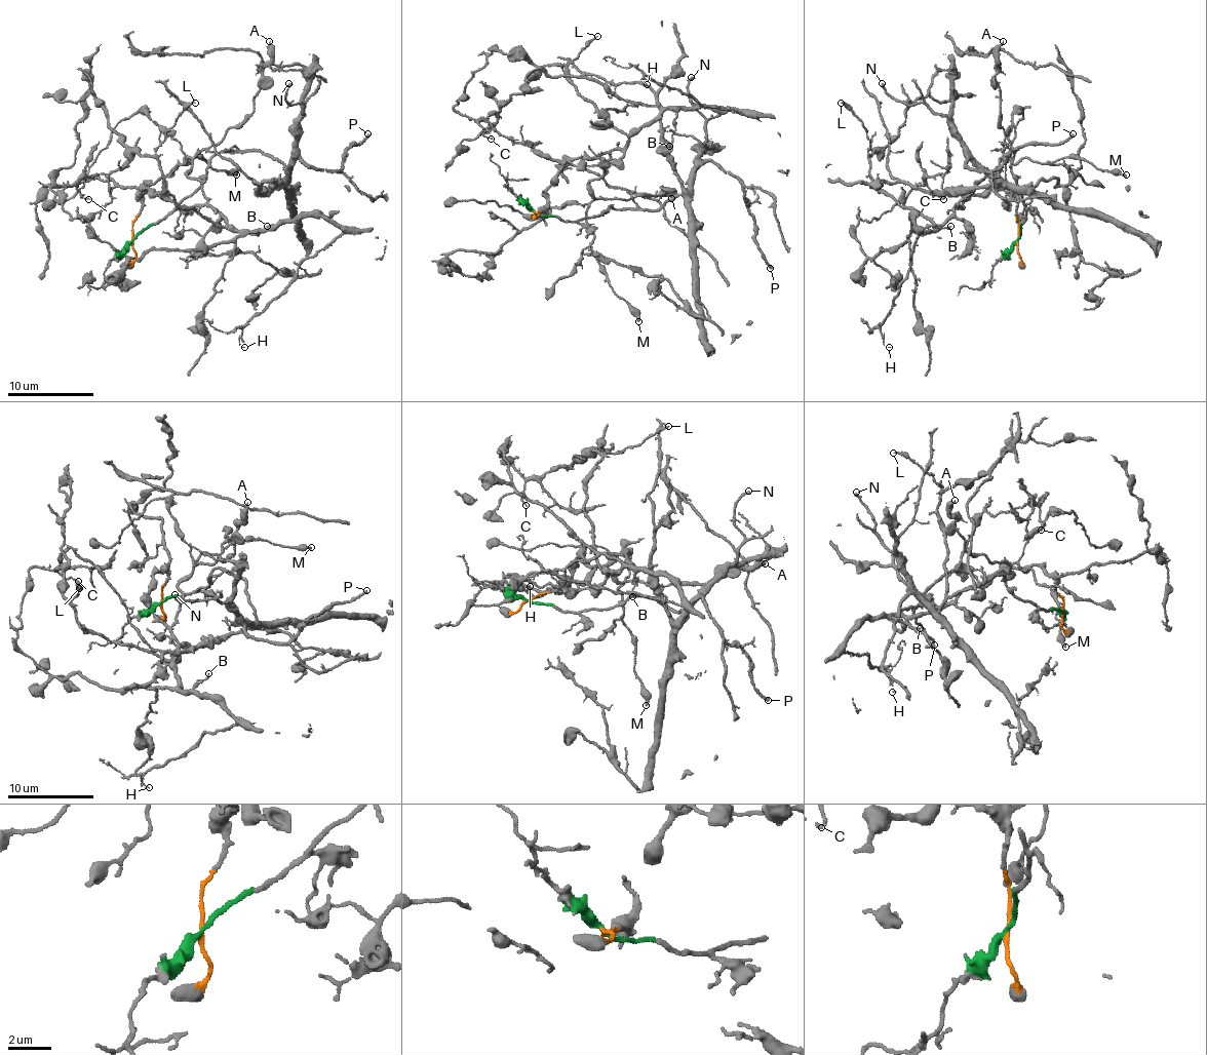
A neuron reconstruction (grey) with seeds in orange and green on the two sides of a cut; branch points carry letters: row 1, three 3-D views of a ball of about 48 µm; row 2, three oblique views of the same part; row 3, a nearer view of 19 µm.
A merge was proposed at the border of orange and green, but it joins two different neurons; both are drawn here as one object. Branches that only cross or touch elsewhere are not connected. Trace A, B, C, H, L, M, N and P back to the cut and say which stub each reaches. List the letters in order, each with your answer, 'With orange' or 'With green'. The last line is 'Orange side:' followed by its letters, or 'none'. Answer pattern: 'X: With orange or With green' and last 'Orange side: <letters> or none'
A: With orange
B: With orange
C: With orange
H: With orange
L: With orange
M: With orange
N: With green
P: With green
Orange side: A, B, C, H, L, M

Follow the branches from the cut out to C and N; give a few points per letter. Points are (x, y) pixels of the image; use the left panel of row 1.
C: (132, 240), (144, 189), (258, 232), (134, 258), (64, 210), (52, 189), (74, 186), (89, 199)
N: (132, 240), (176, 208), (222, 152), (275, 158), (286, 176), (304, 117), (304, 104), (286, 100), (288, 82)

